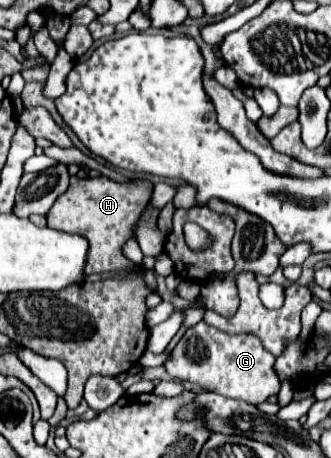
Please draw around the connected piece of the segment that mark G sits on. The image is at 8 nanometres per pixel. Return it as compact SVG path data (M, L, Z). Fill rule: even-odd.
M203 321L183 333L169 359L165 361L165 371L173 379L189 381L205 391L213 391L231 399L241 399L251 405L259 405L271 395L279 393L275 357L265 351L255 335L227 335Z

